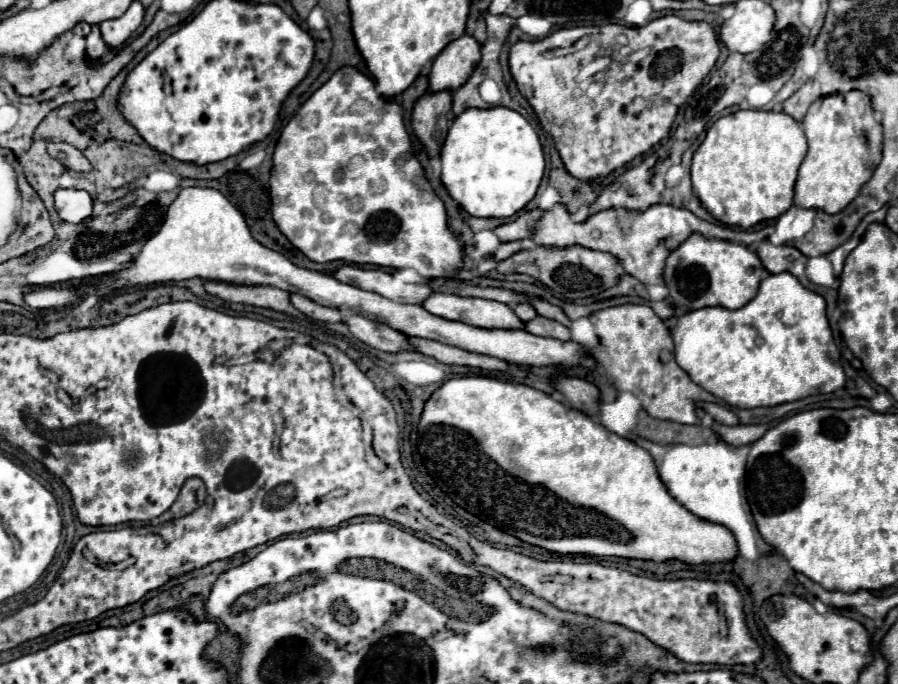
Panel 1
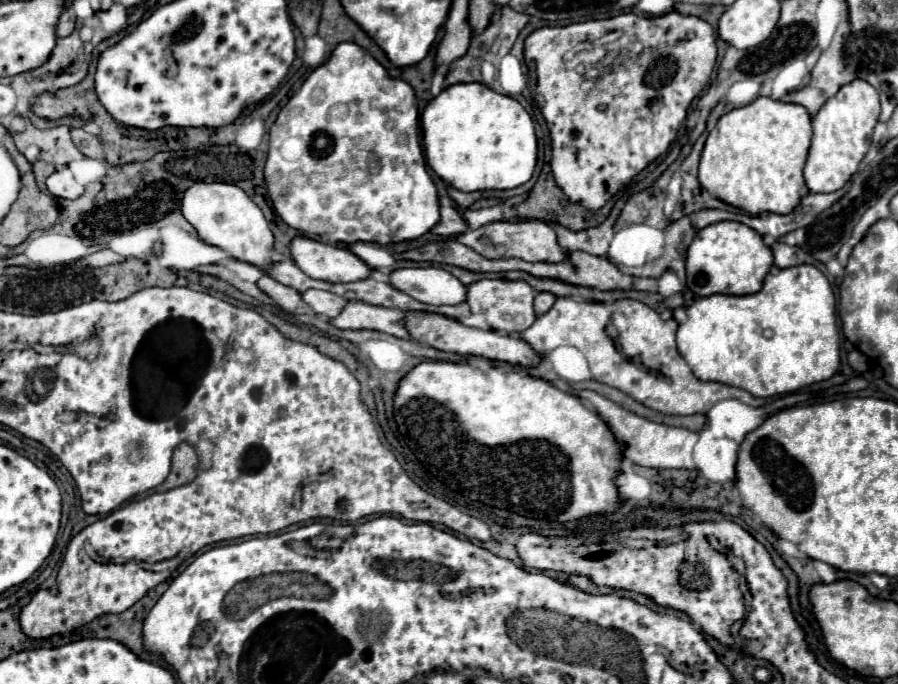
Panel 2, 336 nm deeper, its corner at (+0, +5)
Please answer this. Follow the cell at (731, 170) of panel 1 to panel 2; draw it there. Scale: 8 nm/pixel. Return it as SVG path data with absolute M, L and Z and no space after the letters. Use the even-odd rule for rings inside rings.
M758 97L750 105L732 109L730 113L718 119L714 131L706 139L700 157L698 181L712 197L732 207L738 207L750 215L758 215L764 211L786 215L796 207L796 203L800 203L800 189L804 185L802 169L810 149L810 137L812 137L810 115L802 105L774 101L770 97Z

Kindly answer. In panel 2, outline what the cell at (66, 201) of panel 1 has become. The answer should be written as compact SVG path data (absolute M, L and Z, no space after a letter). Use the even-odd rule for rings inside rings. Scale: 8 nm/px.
M66 167L54 171L46 179L46 187L54 197L60 197L60 199L78 199L84 193L84 187L80 183L76 183L76 179L72 177L72 173Z

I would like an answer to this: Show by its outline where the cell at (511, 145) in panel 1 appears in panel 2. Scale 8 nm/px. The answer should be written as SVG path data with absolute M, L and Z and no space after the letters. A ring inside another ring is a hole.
M458 83L458 85L452 85L448 89L444 89L438 97L434 97L428 107L424 109L422 113L422 129L424 129L424 153L426 153L426 161L430 165L430 169L442 177L446 183L450 183L452 187L456 187L458 191L506 191L506 189L514 189L514 187L520 187L524 185L526 181L530 181L534 169L536 169L536 161L538 161L538 141L536 141L536 131L534 131L534 123L528 115L528 111L512 97L508 95L500 95L496 93L494 89L482 85L482 83Z

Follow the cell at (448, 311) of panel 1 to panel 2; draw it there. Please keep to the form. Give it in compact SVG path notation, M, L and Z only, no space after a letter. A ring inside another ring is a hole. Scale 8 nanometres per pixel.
M438 267L398 269L390 273L388 283L428 305L460 305L468 295L460 279Z

